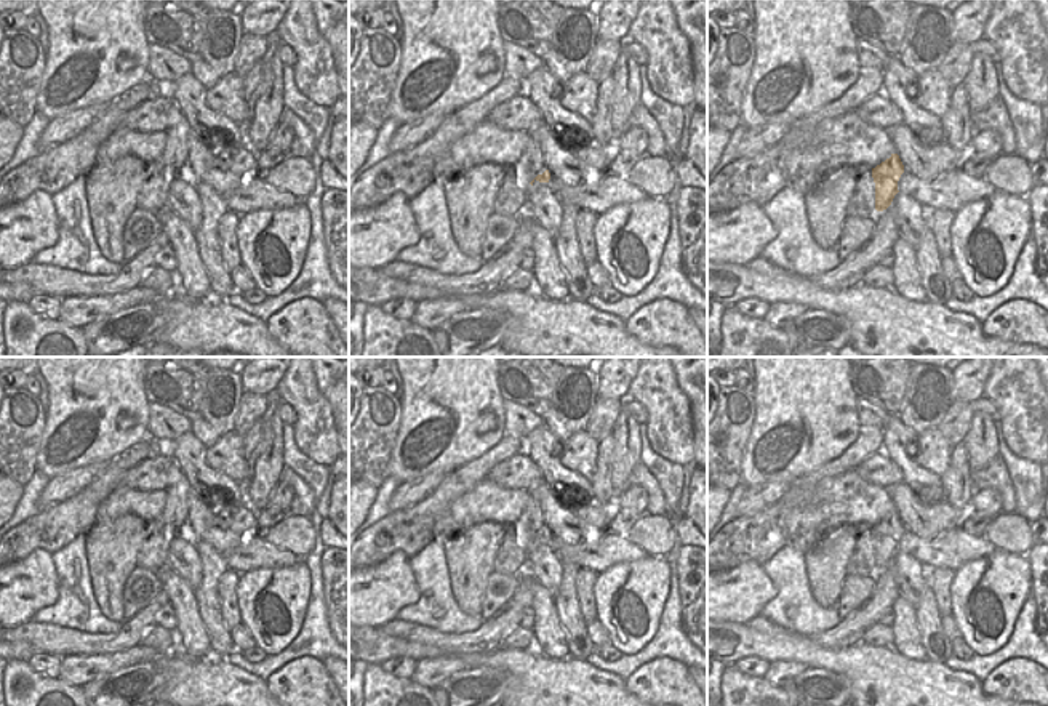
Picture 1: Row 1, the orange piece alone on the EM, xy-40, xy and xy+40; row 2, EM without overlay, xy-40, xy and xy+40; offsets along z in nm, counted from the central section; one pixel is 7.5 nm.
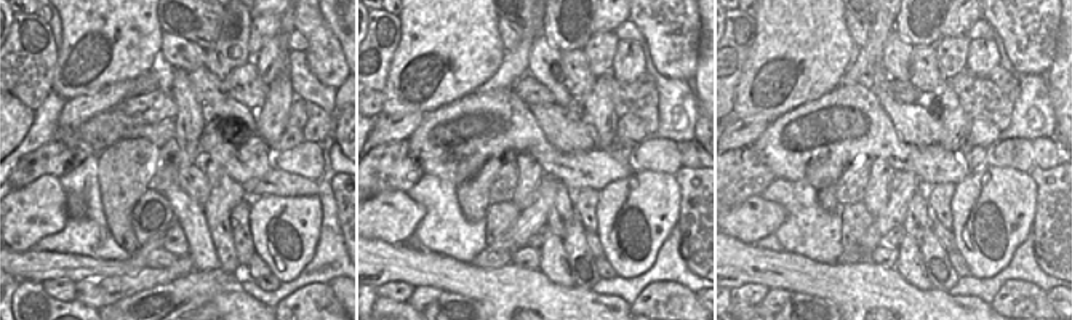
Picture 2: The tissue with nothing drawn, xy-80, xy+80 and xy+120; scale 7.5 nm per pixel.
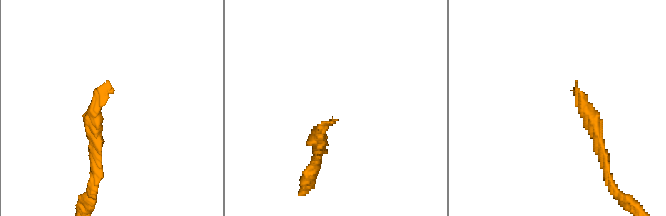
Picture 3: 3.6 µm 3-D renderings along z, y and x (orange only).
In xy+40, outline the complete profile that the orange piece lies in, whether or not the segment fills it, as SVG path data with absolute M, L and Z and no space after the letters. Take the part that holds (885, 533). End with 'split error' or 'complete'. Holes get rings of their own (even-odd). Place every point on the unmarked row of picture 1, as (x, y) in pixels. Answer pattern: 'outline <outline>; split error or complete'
outline M891 512L890 517L872 527L872 536L875 541L875 568L886 568L898 549L898 540L904 532L904 523L898 512Z; complete

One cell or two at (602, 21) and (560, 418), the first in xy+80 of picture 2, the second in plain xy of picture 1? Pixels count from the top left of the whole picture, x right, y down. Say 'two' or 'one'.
two

